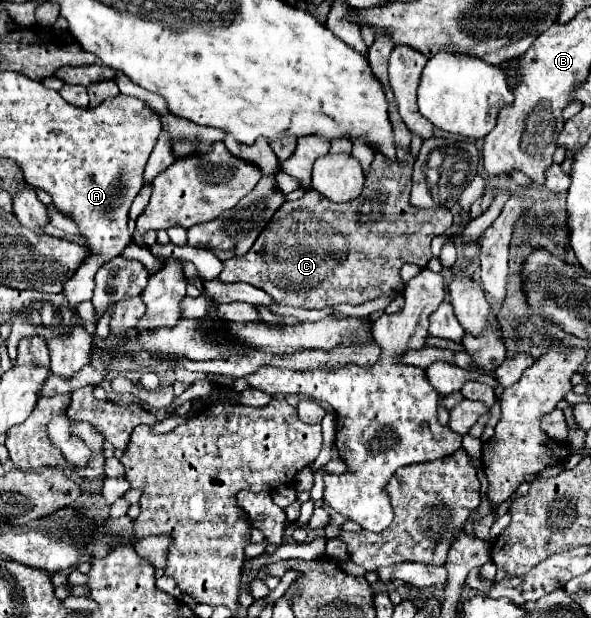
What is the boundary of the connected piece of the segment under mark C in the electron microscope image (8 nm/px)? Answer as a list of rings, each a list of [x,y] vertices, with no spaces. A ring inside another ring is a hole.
[[[377,36],[375,44],[371,46],[367,60],[375,72],[375,76],[381,80],[385,88],[385,96],[389,102],[389,118],[395,132],[395,146],[397,146],[397,160],[389,162],[385,156],[375,156],[371,170],[365,178],[365,186],[359,198],[355,198],[349,204],[335,204],[329,202],[325,196],[321,196],[315,190],[309,190],[303,198],[295,202],[285,202],[275,216],[269,220],[265,230],[259,234],[257,242],[251,246],[251,250],[243,256],[233,256],[223,262],[223,272],[219,276],[221,282],[245,282],[255,288],[265,290],[275,302],[285,306],[297,306],[297,308],[327,308],[335,304],[363,304],[377,296],[389,296],[393,290],[403,290],[403,282],[399,276],[399,270],[403,264],[413,262],[421,268],[427,266],[431,260],[431,240],[435,236],[445,234],[453,226],[453,214],[447,208],[435,208],[435,210],[421,210],[409,204],[409,190],[411,190],[411,174],[413,174],[413,156],[409,152],[411,134],[407,132],[405,122],[401,120],[395,104],[395,96],[387,82],[387,60],[393,50],[393,42],[389,36]]]

